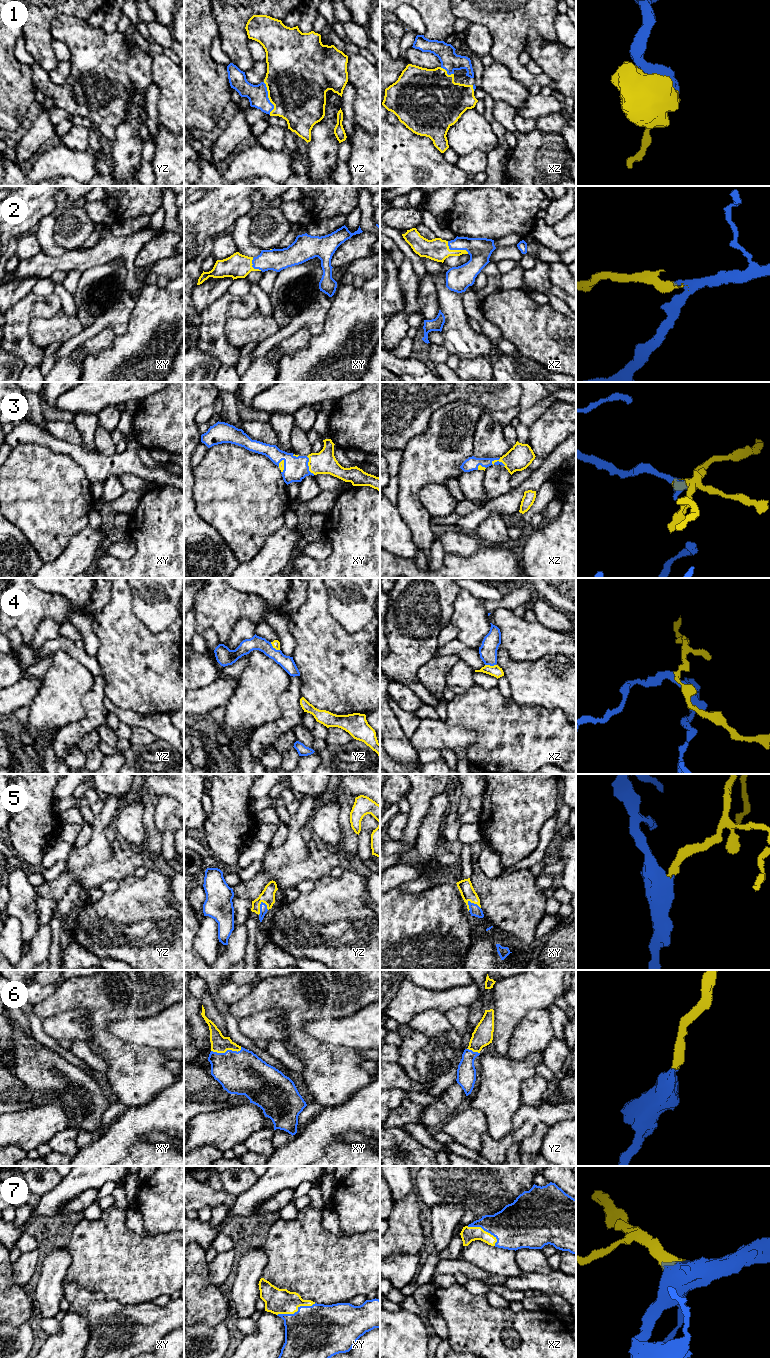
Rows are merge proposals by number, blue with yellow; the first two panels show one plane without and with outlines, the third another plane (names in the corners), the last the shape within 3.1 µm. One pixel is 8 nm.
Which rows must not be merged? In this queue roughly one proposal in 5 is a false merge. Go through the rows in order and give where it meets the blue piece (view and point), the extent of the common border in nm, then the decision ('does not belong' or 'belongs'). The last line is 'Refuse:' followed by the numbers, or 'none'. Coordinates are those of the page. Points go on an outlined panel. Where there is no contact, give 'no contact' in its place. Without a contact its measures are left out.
1: contact yz (268, 98); length 280 nm; belongs
2: contact xz (455, 249); length 200 nm; belongs
3: contact xz (498, 459); length 120 nm; belongs
4: contact yz (274, 648); length 100 nm; does not belong
5: contact yz (260, 908); length 120 nm; belongs
6: contact xy (227, 1050); length 260 nm; belongs
7: contact xy (297, 1311); length 320 nm; belongs
Refuse: 4

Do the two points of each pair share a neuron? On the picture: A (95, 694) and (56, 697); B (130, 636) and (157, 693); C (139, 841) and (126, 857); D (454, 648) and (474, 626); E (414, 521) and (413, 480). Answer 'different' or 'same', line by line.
A: different
B: same
C: different
D: different
E: same

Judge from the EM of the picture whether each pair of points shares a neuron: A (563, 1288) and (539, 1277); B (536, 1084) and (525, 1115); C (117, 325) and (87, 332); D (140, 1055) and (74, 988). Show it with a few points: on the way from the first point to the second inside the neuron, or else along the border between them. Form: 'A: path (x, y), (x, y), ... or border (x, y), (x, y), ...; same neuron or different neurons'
A: path (557, 1283), (545, 1282); same neuron
B: border (545, 1101), (538, 1105), (522, 1104); different neurons
C: path (110, 323), (100, 323), (94, 329); same neuron
D: path (119, 1051), (98, 1030), (98, 1012), (95, 1009); same neuron

